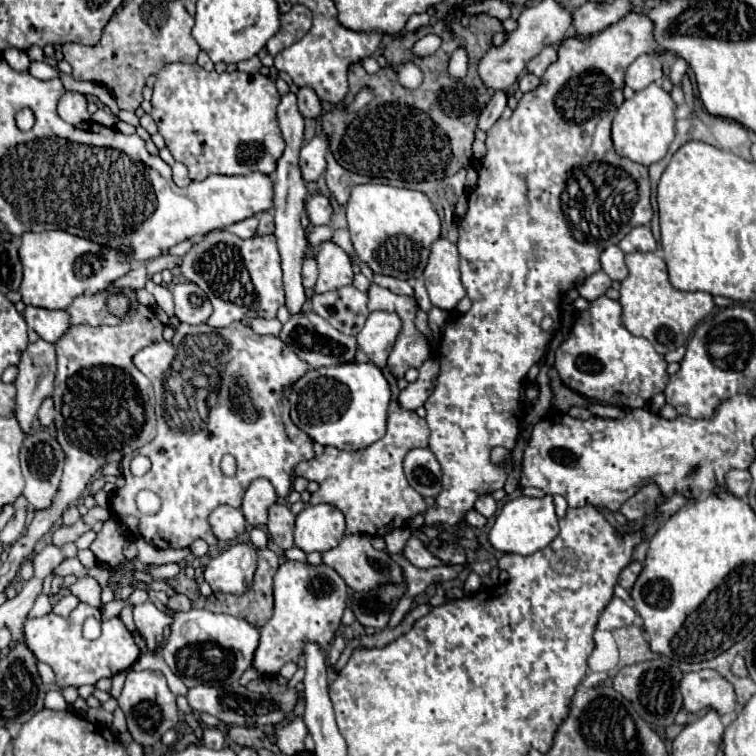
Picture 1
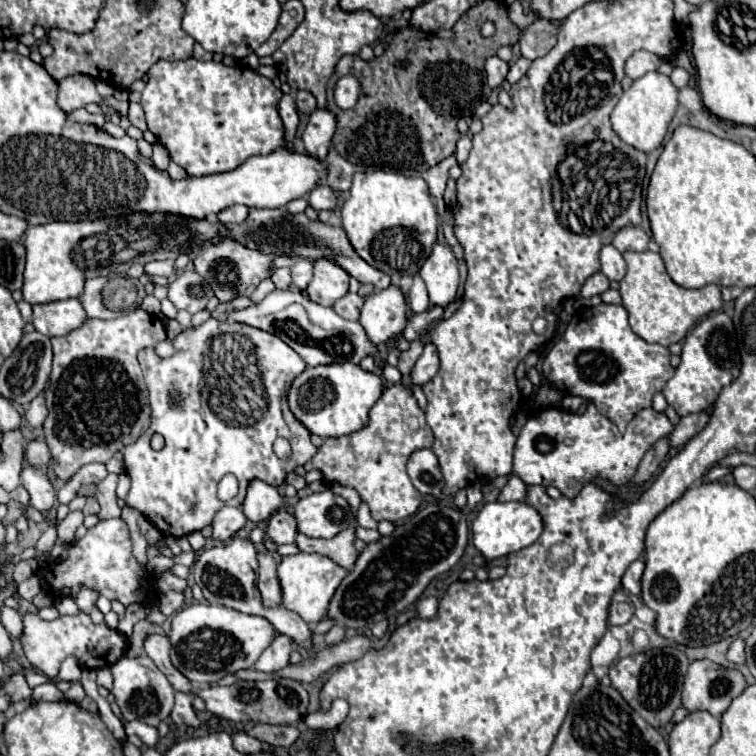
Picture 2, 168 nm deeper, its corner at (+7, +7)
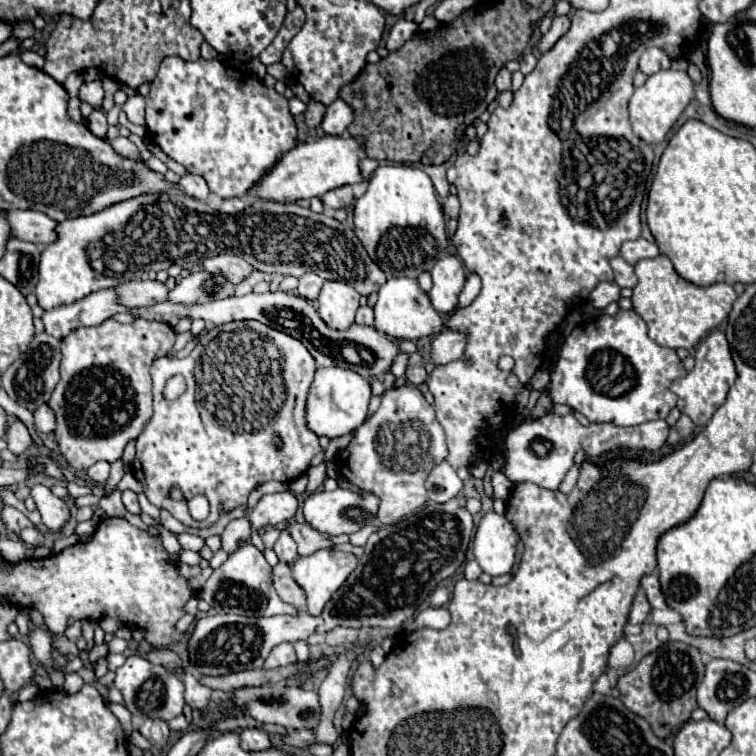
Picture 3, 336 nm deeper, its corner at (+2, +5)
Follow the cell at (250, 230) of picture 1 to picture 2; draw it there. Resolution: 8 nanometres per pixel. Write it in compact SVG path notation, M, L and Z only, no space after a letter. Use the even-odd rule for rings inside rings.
M230 206L230 208L224 208L222 212L218 212L218 220L222 222L234 222L234 224L240 224L242 220L246 220L246 212L248 208L246 206Z

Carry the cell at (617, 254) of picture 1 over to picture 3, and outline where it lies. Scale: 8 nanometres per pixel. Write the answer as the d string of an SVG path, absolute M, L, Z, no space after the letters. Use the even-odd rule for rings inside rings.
M615 256L609 260L611 262L611 268L615 272L615 282L623 288L623 286L629 286L633 288L637 284L637 276L633 272L633 266L629 262L625 262L621 256Z

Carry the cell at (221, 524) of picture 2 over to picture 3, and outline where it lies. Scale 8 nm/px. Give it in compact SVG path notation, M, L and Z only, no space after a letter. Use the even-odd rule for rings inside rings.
M235 518L235 520L231 520L225 526L223 534L221 534L223 550L227 554L235 552L239 546L243 546L249 540L249 536L251 536L251 524L249 524L247 518Z

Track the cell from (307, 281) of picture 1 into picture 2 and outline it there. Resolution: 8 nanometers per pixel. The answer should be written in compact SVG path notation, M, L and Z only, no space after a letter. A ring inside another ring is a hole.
M296 260L292 266L292 284L300 290L306 290L306 286L312 280L312 262L310 260Z

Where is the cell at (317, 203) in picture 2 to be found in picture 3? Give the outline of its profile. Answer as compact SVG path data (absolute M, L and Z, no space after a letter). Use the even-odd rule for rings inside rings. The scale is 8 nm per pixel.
M341 186L341 188L335 188L335 190L329 190L327 194L321 196L321 202L323 206L327 208L345 208L353 202L353 194L351 194L351 188L349 186Z

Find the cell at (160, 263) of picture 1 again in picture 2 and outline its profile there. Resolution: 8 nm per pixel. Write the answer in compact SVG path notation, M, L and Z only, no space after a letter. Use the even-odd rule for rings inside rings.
M174 260L150 262L150 264L146 264L146 274L150 274L150 276L164 276L164 278L170 278L170 276L174 274Z

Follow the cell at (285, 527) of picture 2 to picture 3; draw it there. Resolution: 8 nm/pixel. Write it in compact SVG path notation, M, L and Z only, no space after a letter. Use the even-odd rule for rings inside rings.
M281 530L281 536L279 536L279 540L275 542L273 550L275 550L275 554L279 556L279 560L285 562L285 564L291 564L291 562L297 558L295 540L291 538L291 534L287 534L287 530Z

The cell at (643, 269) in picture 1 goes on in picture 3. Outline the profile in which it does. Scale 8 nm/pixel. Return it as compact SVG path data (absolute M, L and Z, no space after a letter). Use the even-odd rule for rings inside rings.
M655 256L639 260L635 266L637 284L633 286L633 310L645 320L649 328L649 338L665 348L695 348L701 338L715 330L731 312L737 294L731 284L719 282L711 286L695 286L683 280L667 256Z

